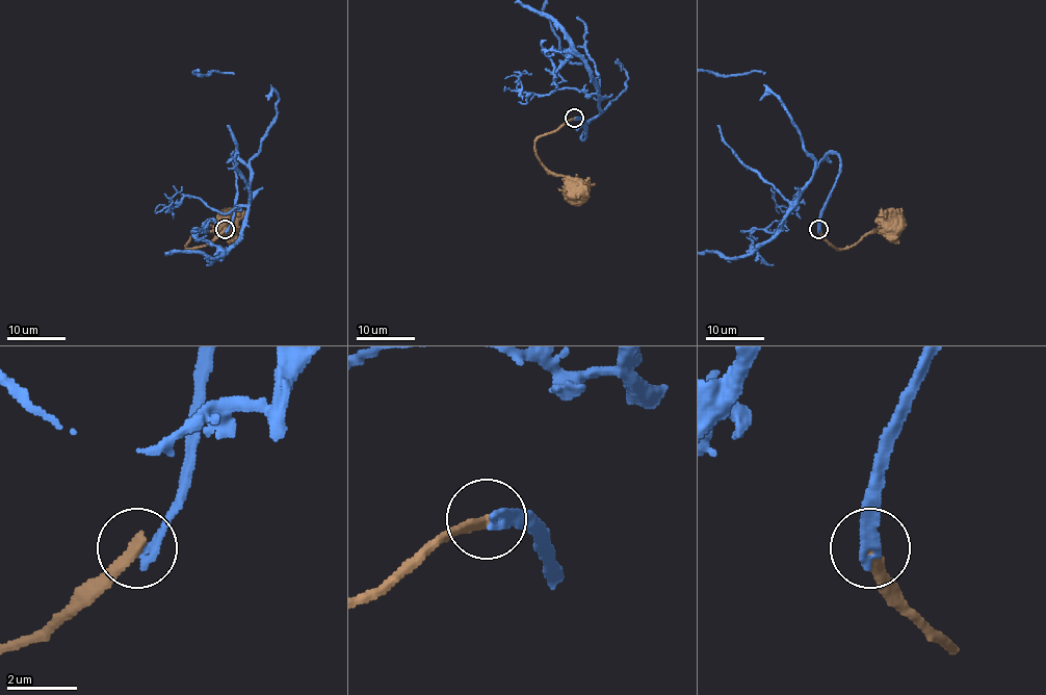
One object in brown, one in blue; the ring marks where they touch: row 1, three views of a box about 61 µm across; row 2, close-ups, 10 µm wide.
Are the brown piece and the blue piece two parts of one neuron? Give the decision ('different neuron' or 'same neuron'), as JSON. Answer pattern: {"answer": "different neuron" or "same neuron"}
{"answer": "different neuron"}

